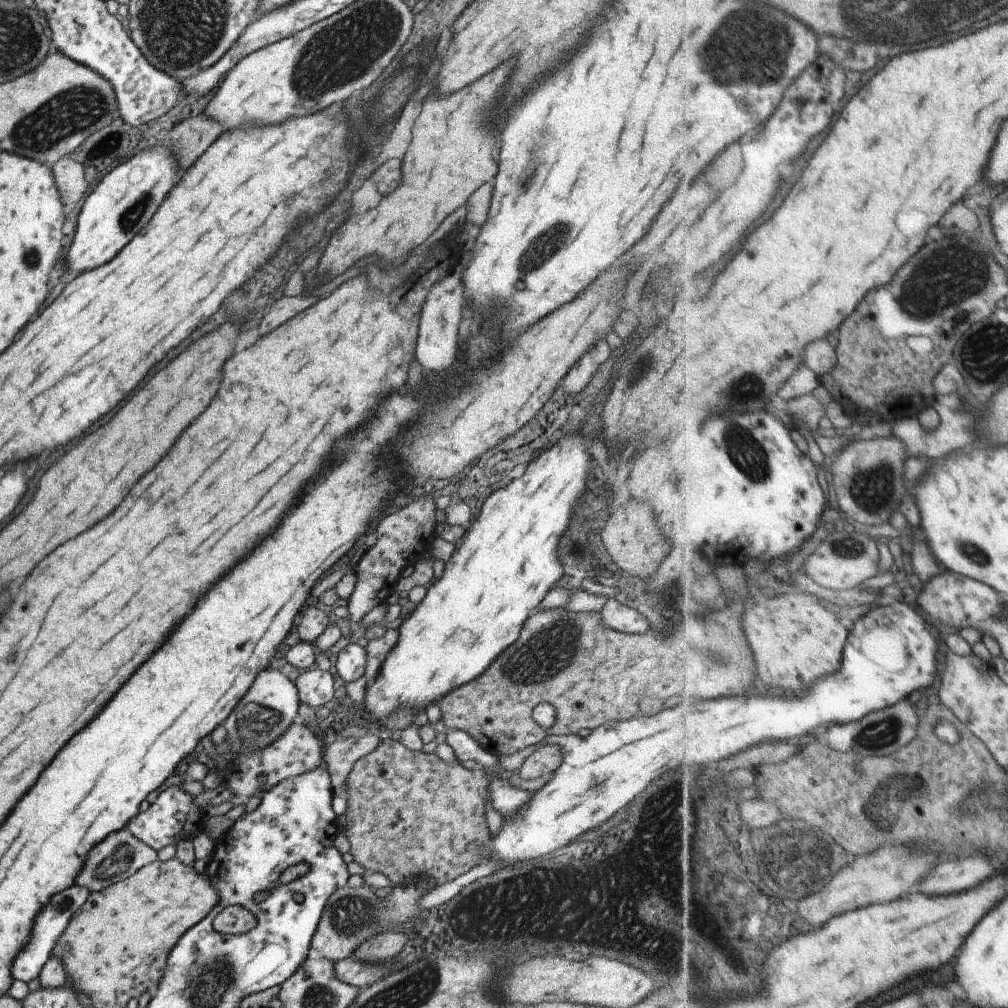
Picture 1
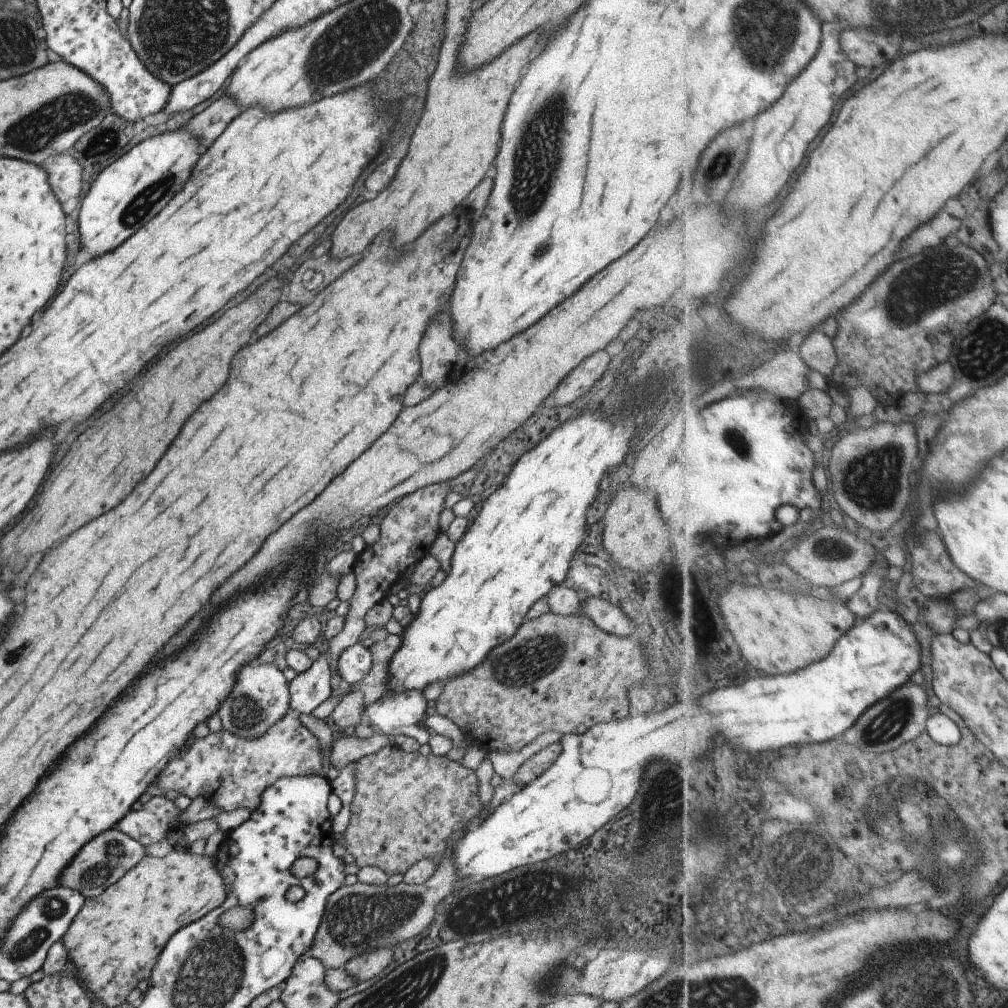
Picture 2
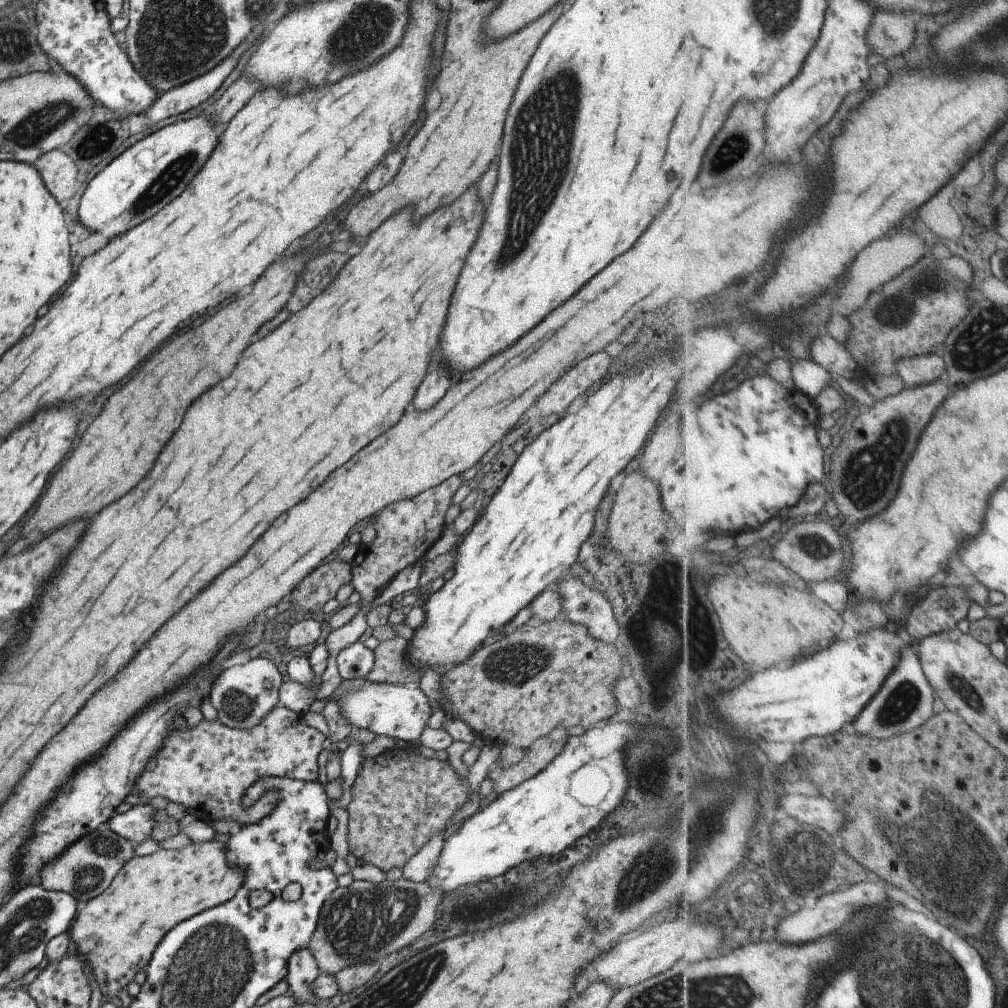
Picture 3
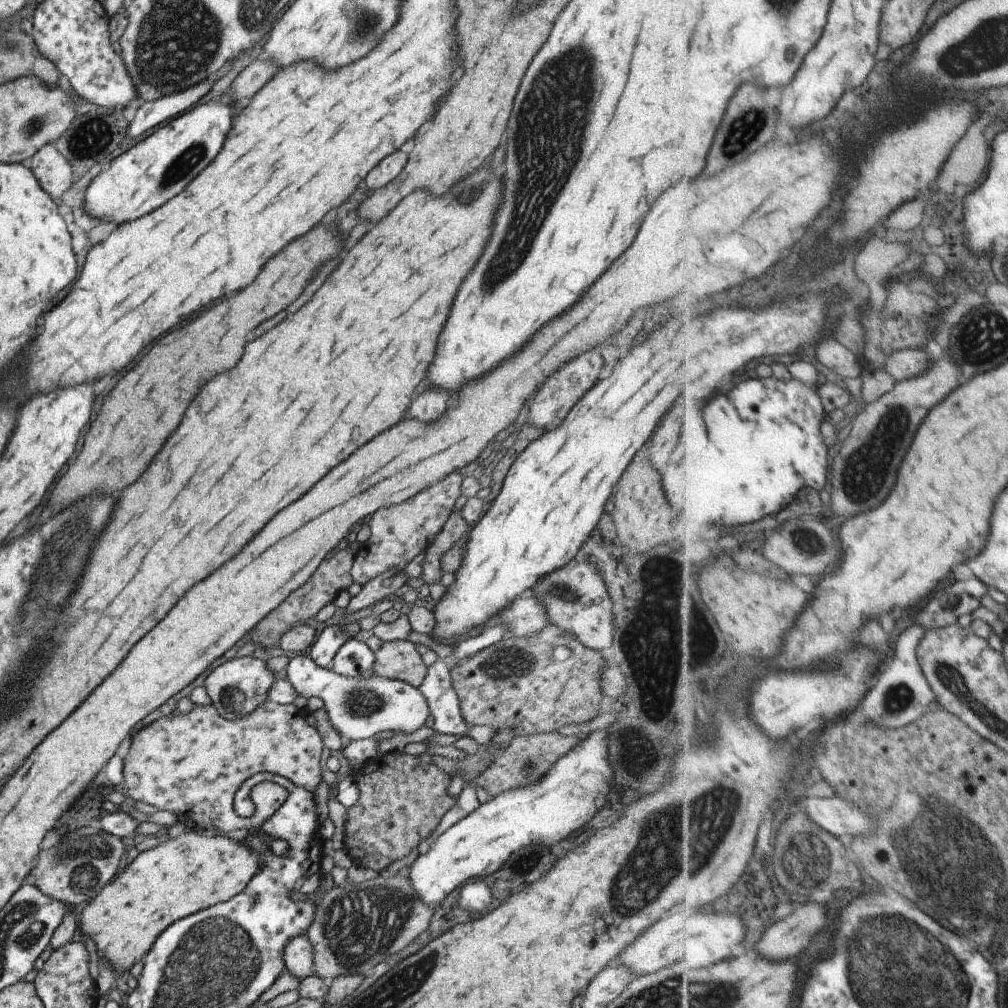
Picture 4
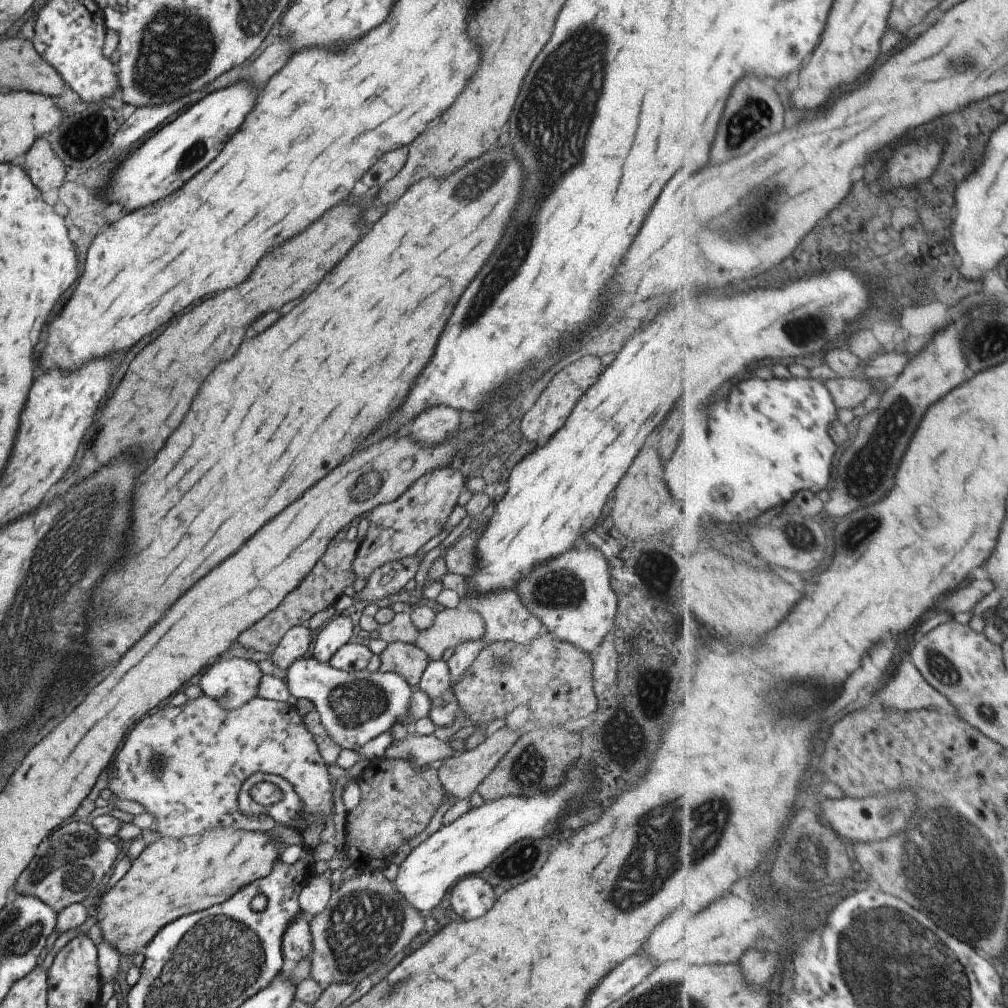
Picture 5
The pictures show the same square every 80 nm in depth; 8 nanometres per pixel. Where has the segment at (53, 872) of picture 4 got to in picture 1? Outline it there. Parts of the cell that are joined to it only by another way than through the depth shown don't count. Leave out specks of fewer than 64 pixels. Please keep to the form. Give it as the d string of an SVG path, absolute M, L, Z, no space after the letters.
M128 828L119 830L110 834L104 842L100 842L86 858L84 870L80 872L80 876L76 878L76 884L86 886L90 890L98 892L102 888L113 885L114 883L126 880L130 875L136 874L143 866L153 863L157 858L157 851L151 846L143 846L140 840L134 837Z

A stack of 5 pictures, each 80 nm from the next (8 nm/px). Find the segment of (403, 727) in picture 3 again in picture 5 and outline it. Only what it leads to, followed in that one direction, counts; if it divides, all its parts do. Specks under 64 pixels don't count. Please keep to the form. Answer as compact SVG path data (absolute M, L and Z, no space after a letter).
M312 658L296 659L286 672L286 684L294 698L306 698L311 700L319 712L322 726L330 735L330 738L337 742L343 749L356 750L359 746L372 741L378 735L388 731L394 724L400 723L408 714L411 705L411 698L414 688L411 687L405 678L396 673L384 671L369 672L363 671L346 672L334 668L330 664L324 664Z

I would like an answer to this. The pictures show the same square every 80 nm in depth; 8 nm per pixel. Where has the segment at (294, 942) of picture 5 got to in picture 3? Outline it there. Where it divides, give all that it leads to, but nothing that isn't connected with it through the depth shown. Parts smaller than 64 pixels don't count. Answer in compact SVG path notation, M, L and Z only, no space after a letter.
M304 947L291 954L287 969L287 993L296 998L296 1004L318 1005L322 1000L315 995L314 983L321 970L308 948Z

